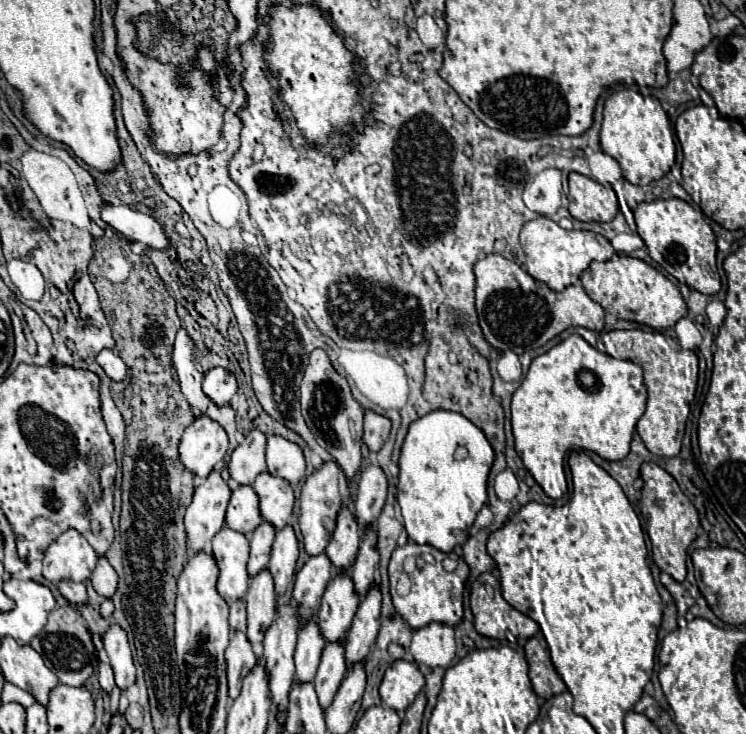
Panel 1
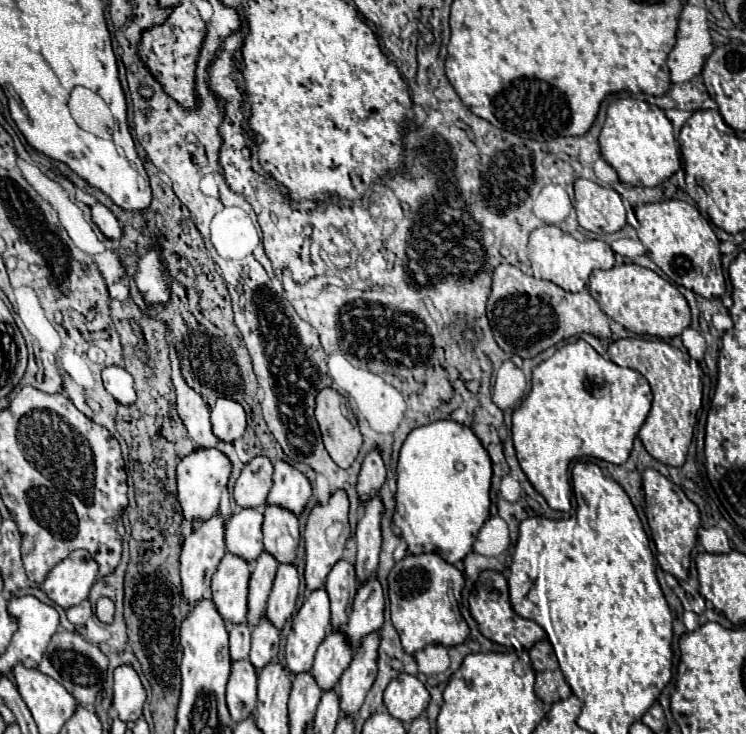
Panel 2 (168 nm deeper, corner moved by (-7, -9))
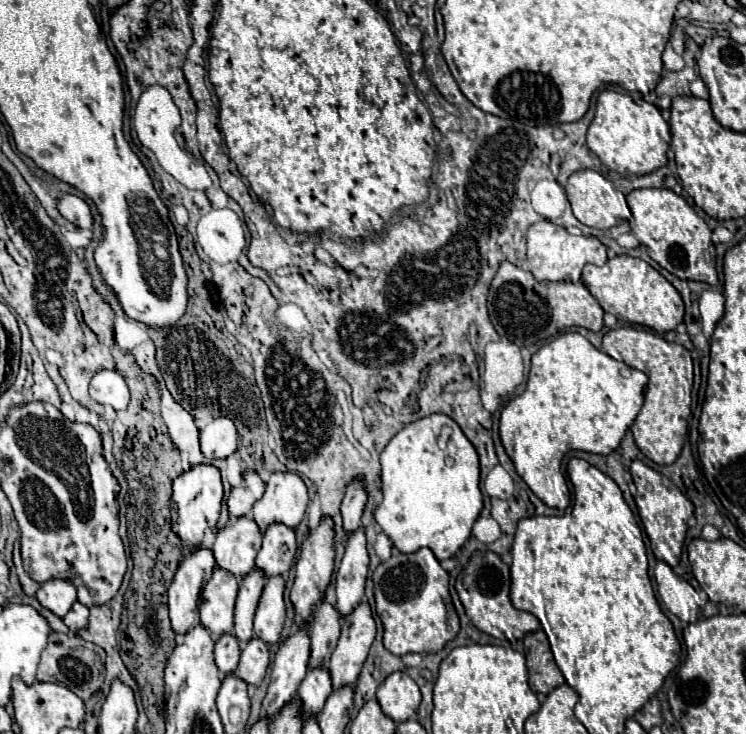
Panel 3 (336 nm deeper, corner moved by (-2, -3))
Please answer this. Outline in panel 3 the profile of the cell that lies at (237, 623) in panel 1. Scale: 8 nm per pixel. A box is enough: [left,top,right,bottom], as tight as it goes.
[215,634,241,676]

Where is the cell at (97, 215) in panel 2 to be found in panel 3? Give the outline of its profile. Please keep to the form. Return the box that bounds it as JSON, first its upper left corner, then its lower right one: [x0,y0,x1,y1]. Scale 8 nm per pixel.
[59,194,93,230]

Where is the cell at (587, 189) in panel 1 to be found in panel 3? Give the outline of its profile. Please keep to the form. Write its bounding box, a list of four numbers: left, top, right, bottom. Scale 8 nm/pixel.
[565,170,621,228]

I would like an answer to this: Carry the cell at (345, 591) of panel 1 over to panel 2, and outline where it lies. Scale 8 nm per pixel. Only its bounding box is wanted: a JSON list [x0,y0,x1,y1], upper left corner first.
[312,632,352,692]

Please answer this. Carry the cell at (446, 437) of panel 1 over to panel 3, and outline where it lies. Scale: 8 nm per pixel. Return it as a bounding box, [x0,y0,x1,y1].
[375,414,483,560]

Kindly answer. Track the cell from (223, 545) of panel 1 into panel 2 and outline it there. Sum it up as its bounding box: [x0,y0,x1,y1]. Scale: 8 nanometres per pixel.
[212,554,248,624]

